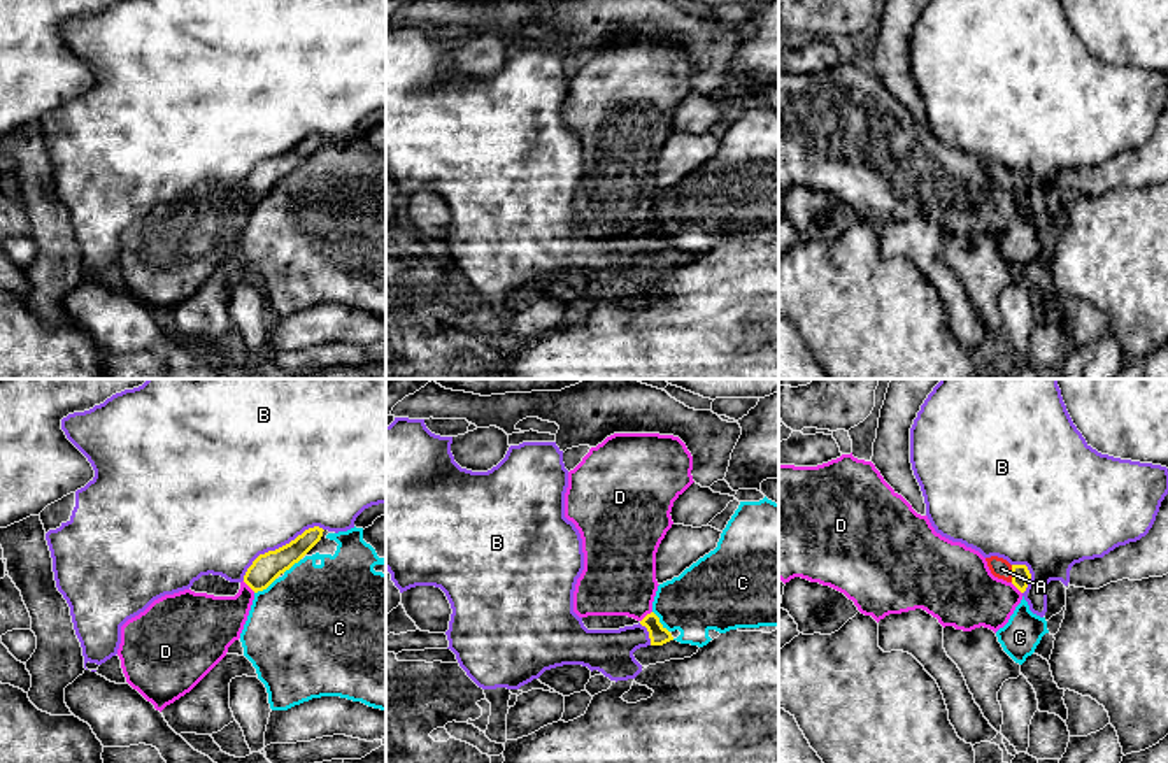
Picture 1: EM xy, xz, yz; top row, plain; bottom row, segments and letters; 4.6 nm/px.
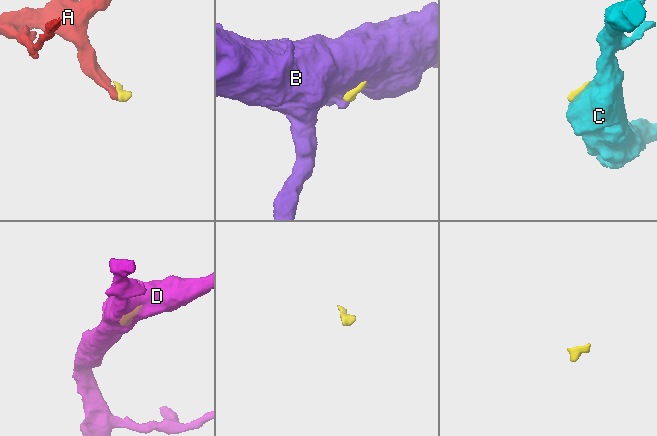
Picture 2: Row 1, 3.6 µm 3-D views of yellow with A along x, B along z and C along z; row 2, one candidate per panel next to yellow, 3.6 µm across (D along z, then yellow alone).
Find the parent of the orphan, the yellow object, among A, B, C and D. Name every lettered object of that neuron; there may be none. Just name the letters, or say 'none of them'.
A

